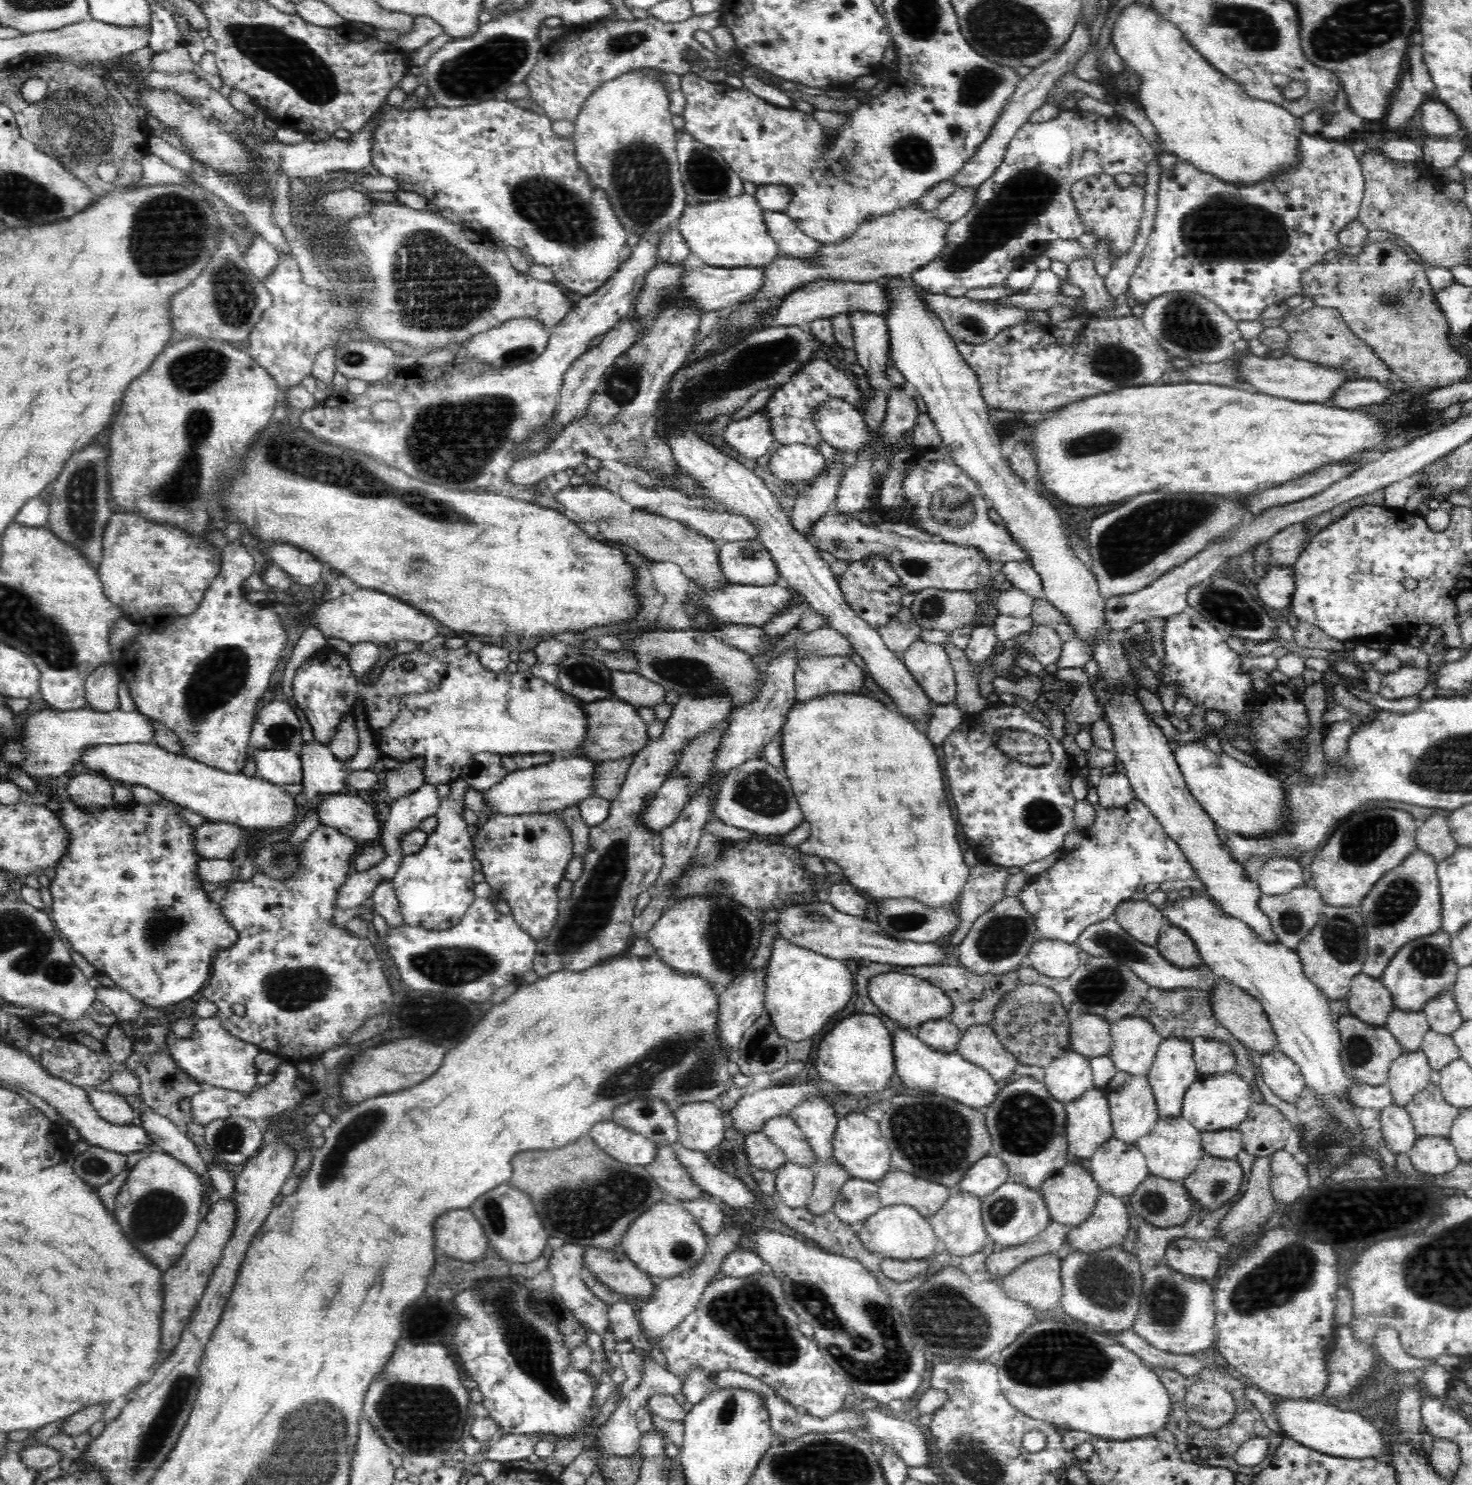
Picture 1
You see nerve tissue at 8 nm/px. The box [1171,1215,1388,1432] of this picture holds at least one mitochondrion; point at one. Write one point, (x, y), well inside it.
(1274, 1280)

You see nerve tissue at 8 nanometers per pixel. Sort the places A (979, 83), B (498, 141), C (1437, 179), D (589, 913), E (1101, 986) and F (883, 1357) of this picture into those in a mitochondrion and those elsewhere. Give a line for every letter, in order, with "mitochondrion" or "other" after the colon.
A: mitochondrion
B: other
C: other
D: mitochondrion
E: mitochondrion
F: mitochondrion

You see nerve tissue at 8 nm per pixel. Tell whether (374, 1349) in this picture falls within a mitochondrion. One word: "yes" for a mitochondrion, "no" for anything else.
no

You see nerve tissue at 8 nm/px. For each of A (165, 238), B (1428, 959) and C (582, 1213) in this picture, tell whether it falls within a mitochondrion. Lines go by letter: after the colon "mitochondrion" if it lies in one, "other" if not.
A: mitochondrion
B: mitochondrion
C: mitochondrion

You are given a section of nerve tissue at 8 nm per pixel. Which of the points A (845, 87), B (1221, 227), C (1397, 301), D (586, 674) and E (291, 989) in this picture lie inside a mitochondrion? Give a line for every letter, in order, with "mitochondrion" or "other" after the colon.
A: other
B: mitochondrion
C: mitochondrion
D: mitochondrion
E: mitochondrion

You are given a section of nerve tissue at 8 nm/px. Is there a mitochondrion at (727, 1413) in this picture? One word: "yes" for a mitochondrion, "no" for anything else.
yes

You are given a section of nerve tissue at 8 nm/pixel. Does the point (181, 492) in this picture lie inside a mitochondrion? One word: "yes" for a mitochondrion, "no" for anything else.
yes

